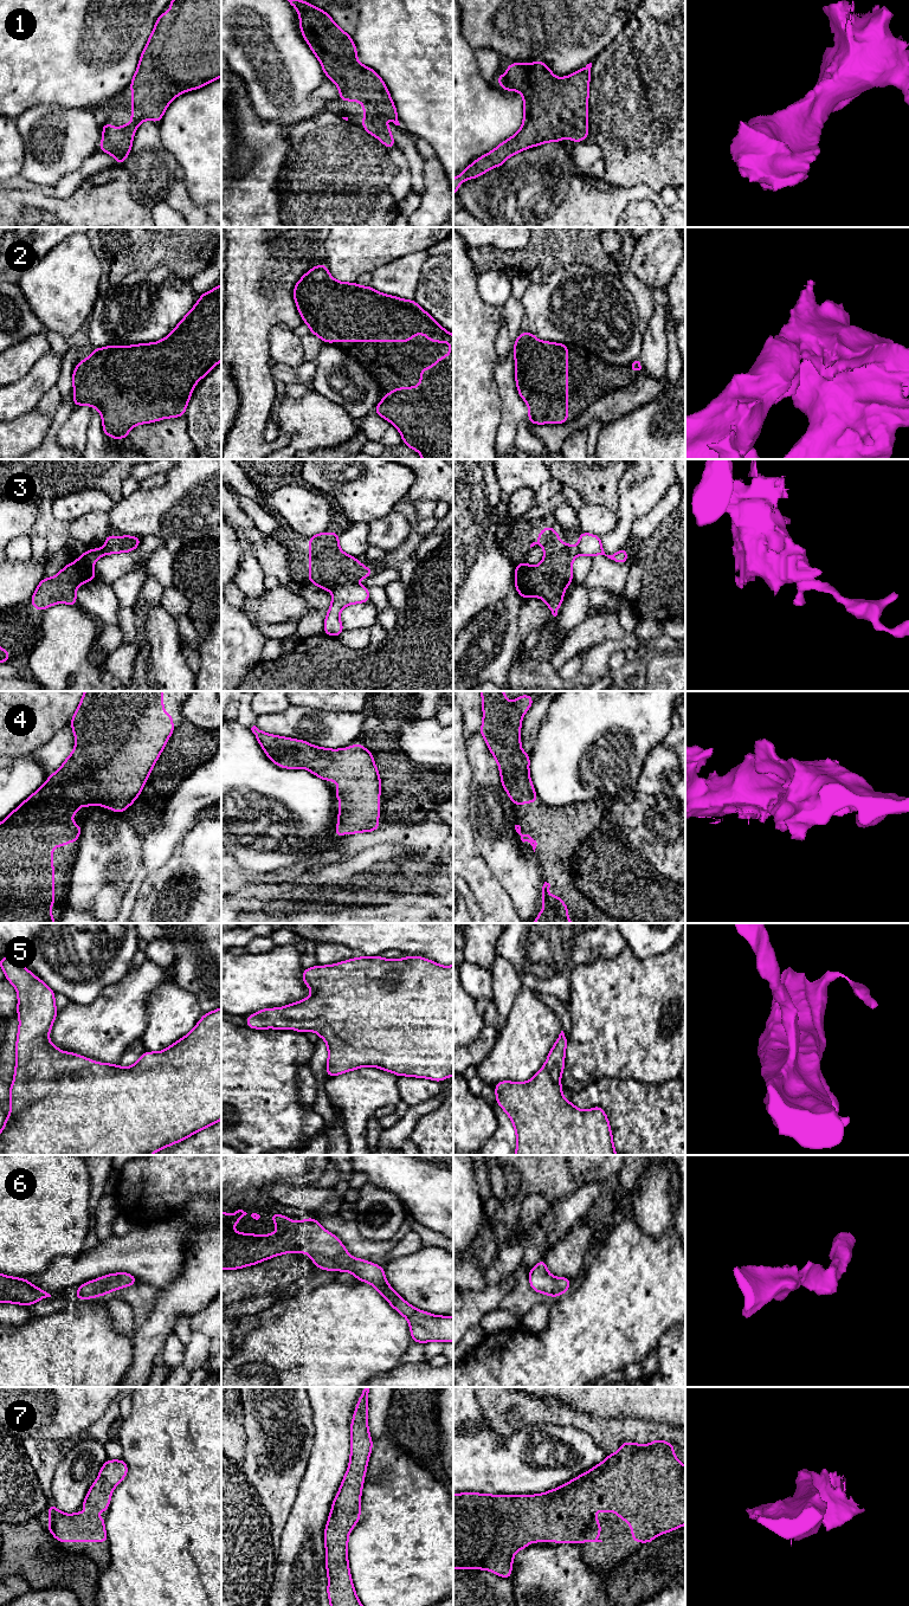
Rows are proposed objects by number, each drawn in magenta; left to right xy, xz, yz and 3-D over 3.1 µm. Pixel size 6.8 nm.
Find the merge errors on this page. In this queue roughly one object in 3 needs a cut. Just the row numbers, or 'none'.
2, 3

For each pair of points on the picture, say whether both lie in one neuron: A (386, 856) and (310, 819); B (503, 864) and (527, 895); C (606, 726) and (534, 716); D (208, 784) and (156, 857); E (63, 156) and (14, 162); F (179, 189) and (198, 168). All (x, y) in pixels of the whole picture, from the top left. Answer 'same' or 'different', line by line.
A: different
B: same
C: different
D: same
E: different
F: different

